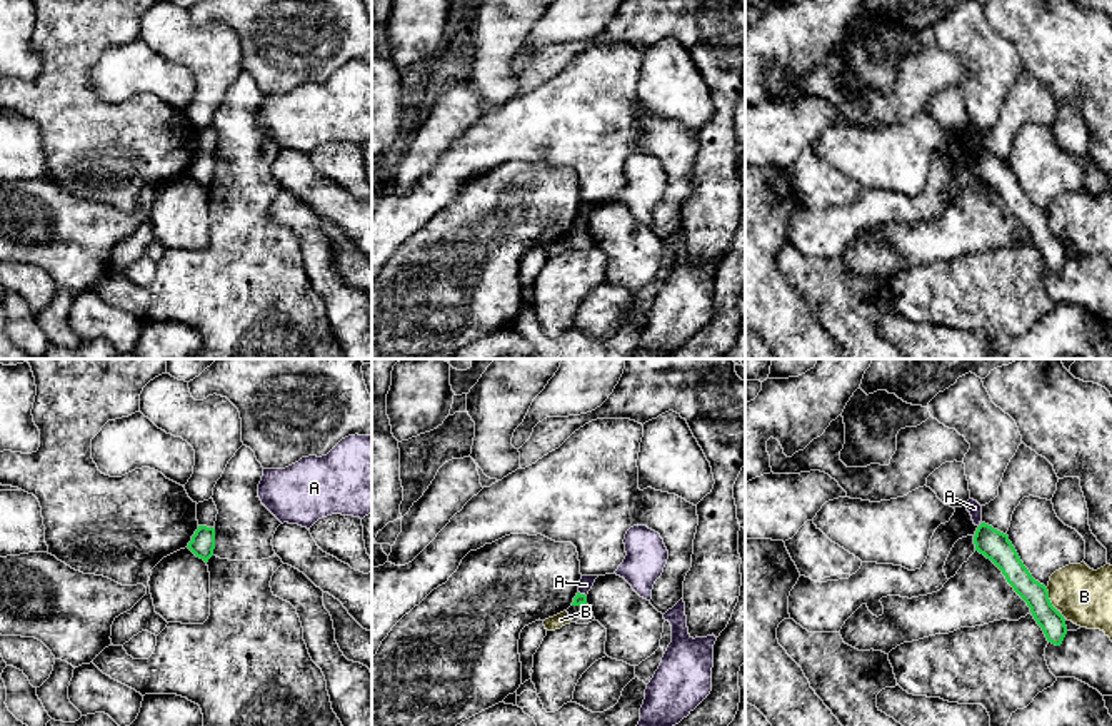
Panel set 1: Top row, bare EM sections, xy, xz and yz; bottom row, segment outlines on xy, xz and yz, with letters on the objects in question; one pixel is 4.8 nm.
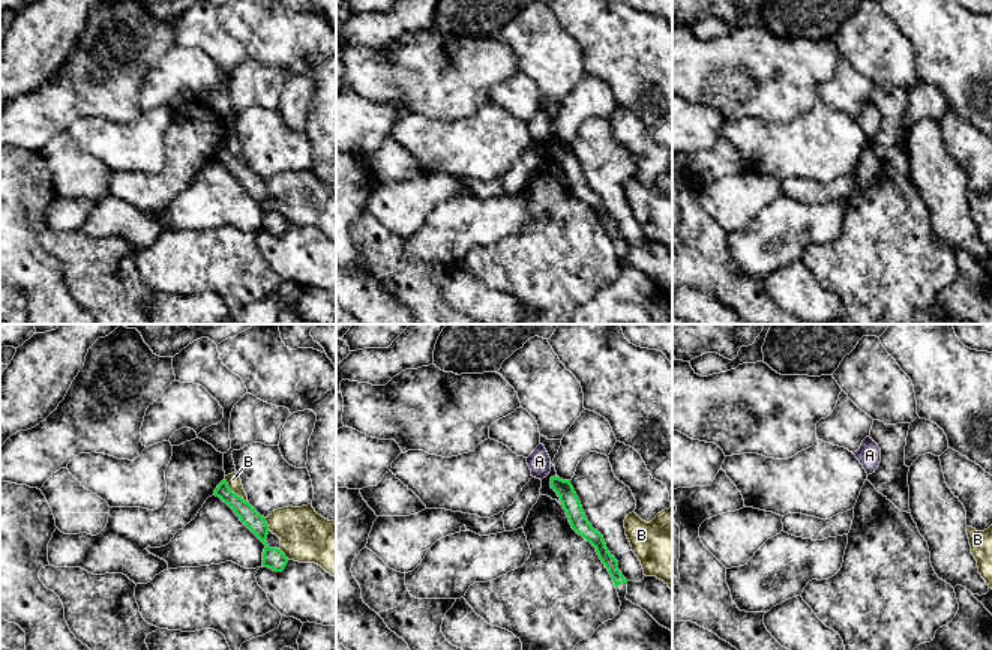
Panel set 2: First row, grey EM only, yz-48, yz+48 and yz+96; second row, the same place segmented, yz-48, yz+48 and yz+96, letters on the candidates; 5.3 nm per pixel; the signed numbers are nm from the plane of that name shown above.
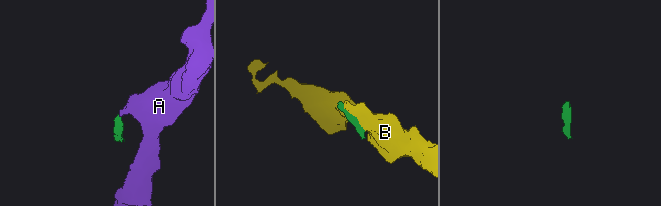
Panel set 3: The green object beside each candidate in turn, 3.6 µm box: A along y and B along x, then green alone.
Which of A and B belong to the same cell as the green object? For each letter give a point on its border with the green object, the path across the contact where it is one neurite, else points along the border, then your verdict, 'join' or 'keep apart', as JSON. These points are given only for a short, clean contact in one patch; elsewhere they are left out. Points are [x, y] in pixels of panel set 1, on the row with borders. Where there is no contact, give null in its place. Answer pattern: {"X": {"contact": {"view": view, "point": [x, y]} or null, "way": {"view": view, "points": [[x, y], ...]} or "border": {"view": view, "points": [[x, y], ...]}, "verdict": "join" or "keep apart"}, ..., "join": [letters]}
{"A": {"contact": {"view": "xz", "point": [582, 594]}, "border": {"view": "xz", "points": [[579, 591], [586, 596]]}, "verdict": "keep apart"}, "B": {"contact": {"view": "yz", "point": [1049, 599]}, "verdict": "keep apart"}, "join": []}

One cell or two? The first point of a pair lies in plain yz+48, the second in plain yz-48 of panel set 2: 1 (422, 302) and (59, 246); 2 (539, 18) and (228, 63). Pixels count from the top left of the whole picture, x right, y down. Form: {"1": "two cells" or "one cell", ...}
{"1": "one cell", "2": "one cell"}

